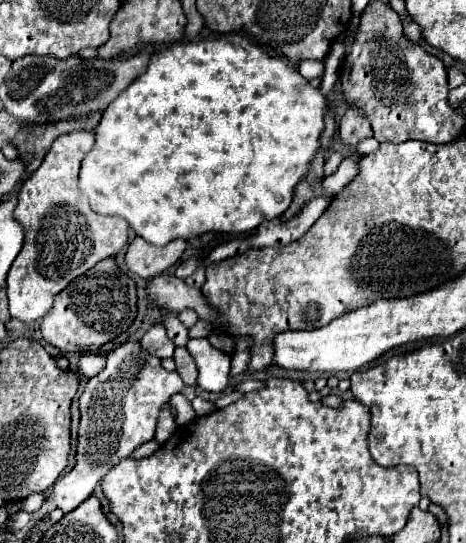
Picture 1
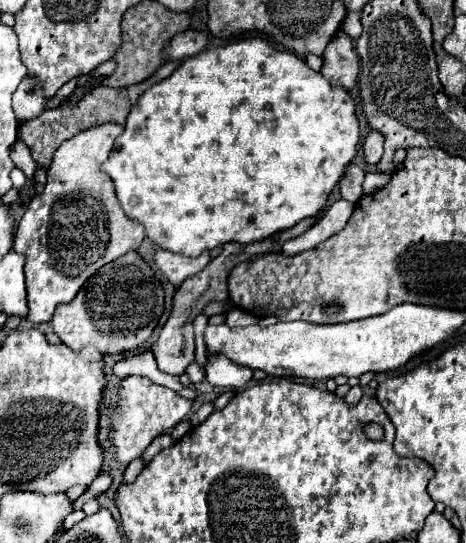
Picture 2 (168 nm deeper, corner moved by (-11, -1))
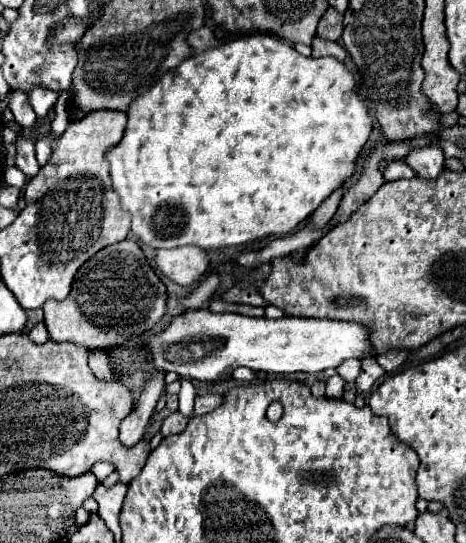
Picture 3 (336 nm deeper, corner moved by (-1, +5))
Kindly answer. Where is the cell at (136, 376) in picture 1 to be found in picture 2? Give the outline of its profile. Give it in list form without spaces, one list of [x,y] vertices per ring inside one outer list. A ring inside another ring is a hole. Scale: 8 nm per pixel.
[[[143,376],[123,378],[123,388],[119,390],[119,408],[115,414],[111,444],[115,446],[115,454],[119,462],[131,462],[143,454],[143,450],[151,444],[151,440],[159,434],[175,428],[189,414],[189,400],[181,398],[177,392],[153,384]]]

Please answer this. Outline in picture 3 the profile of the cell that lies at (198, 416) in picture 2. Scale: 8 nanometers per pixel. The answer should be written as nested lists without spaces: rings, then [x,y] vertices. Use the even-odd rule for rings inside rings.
[[[173,412],[169,414],[165,420],[163,420],[163,426],[161,426],[161,434],[163,436],[171,436],[171,434],[179,434],[185,430],[187,426],[187,416],[183,416],[181,412]]]

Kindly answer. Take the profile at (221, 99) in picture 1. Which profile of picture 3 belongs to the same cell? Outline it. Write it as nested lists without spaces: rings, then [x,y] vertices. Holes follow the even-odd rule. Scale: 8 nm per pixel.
[[[255,32],[187,58],[181,62],[181,66],[169,70],[151,90],[137,96],[127,110],[127,128],[123,140],[111,146],[105,158],[111,164],[113,190],[119,194],[121,208],[127,210],[133,218],[131,232],[143,244],[151,248],[177,248],[193,244],[203,250],[215,250],[253,242],[265,236],[285,236],[293,232],[333,190],[337,190],[355,172],[355,160],[369,138],[371,126],[373,120],[367,114],[367,106],[355,94],[355,80],[345,64],[329,56],[305,58],[291,44],[275,40],[271,34]]]

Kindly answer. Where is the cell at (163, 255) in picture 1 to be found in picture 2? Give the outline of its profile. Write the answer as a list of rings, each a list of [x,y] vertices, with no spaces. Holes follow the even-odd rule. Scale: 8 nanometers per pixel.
[[[157,250],[157,254],[155,254],[155,262],[157,262],[159,270],[175,286],[181,286],[181,282],[187,276],[201,272],[209,264],[209,260],[211,260],[209,252],[203,252],[203,256],[199,256],[199,258],[187,258],[187,256],[167,252],[167,250]]]

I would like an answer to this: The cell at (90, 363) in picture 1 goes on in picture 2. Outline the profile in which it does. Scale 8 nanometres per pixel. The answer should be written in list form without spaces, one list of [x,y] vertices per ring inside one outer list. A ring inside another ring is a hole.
[[[149,350],[145,354],[137,354],[137,356],[127,358],[127,360],[119,360],[113,366],[113,374],[121,376],[121,378],[127,378],[127,376],[147,376],[151,382],[155,382],[159,386],[173,388],[173,390],[181,390],[183,388],[181,382],[179,382],[179,378],[167,376],[167,374],[163,374],[157,368],[155,358],[153,358],[153,354]]]

